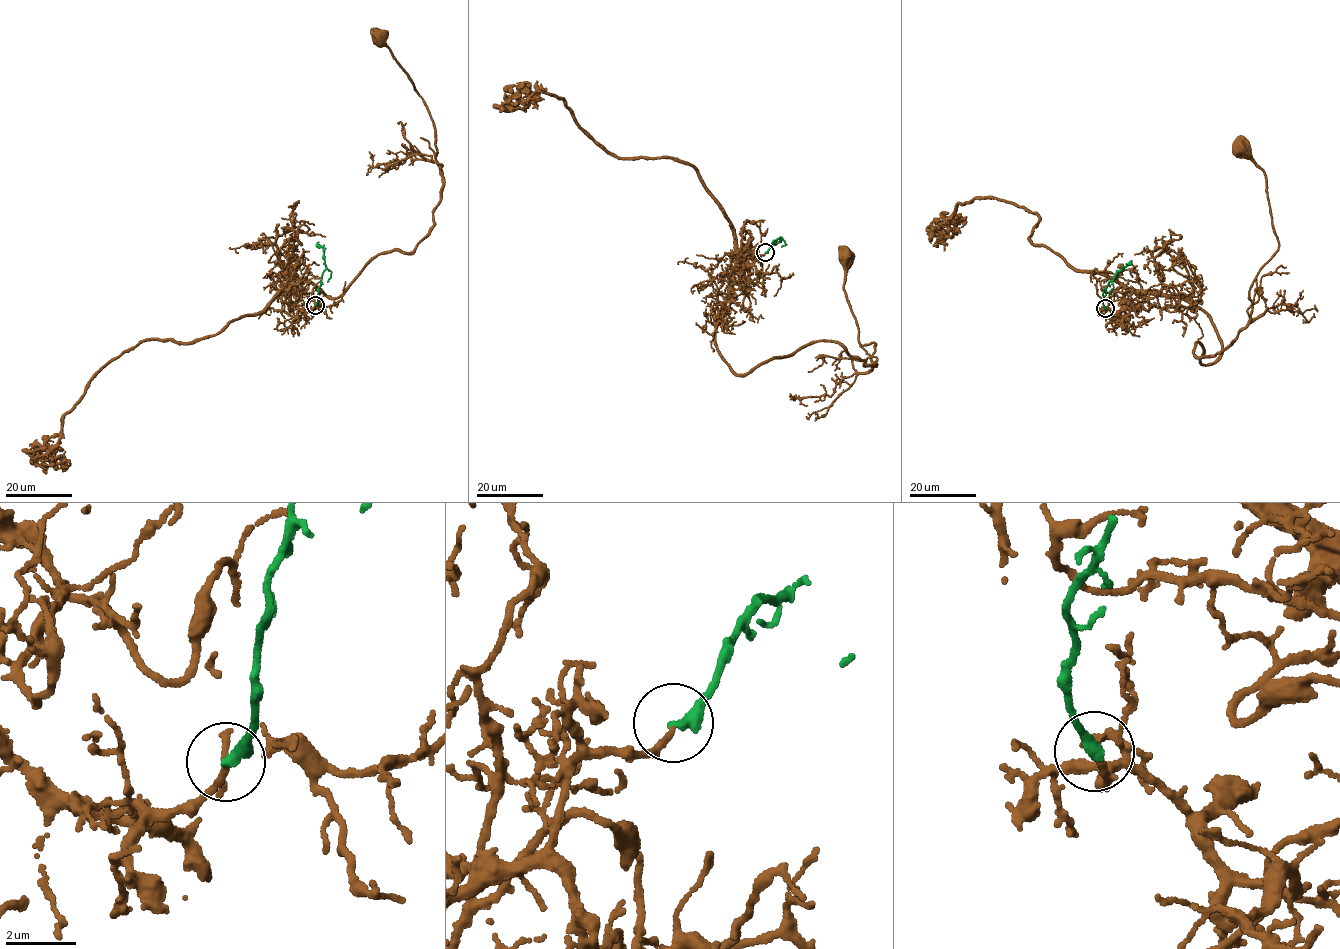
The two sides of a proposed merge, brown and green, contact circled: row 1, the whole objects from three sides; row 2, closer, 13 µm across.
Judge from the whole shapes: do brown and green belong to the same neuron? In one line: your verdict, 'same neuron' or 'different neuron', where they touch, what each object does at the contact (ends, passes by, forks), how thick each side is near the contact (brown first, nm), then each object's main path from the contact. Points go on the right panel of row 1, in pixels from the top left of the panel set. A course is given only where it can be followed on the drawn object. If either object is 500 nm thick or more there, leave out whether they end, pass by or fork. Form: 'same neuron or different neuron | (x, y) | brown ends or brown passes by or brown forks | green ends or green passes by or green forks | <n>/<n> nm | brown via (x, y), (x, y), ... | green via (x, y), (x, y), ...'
same neuron | (1105, 308) | brown ends | green ends | 170/360 nm | brown via (1106, 308), (1129, 291), (1199, 307), (1222, 346), (1203, 364), (1196, 343), (1234, 340), (1278, 243), (1239, 148) | green via (1105, 307), (1102, 292), (1109, 281), (1131, 260)

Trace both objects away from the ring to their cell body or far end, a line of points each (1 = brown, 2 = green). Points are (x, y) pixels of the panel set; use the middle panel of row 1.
1: (765, 252), (736, 263), (716, 330), (740, 374), (822, 341), (876, 364), (843, 287), (846, 254)
2: (765, 252), (773, 240), (782, 239), (775, 243)

